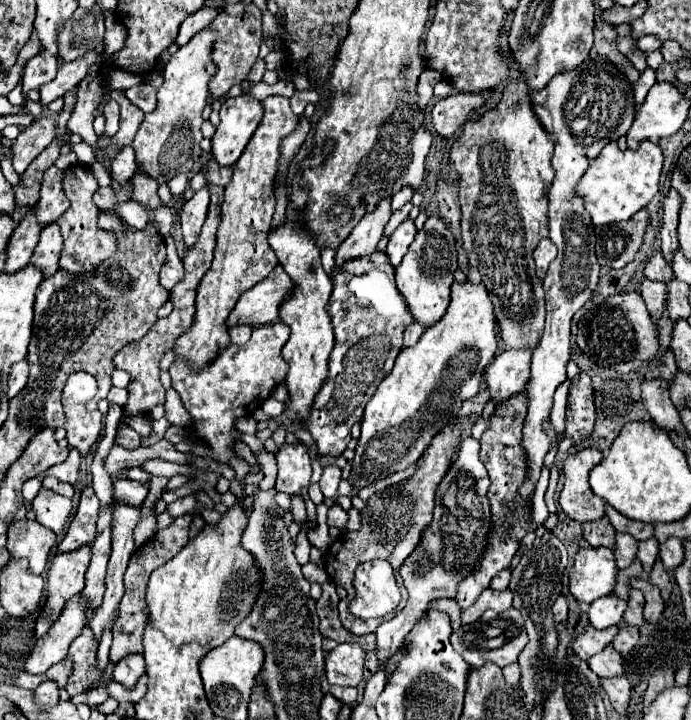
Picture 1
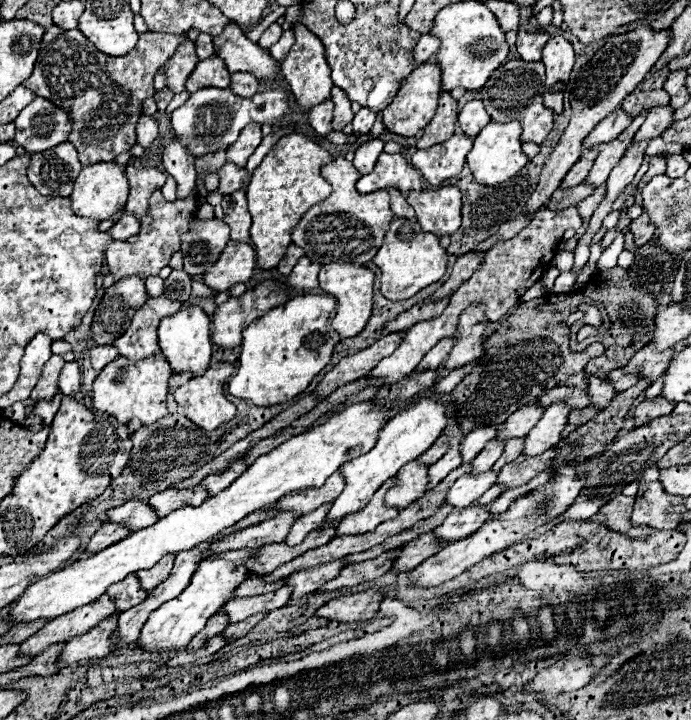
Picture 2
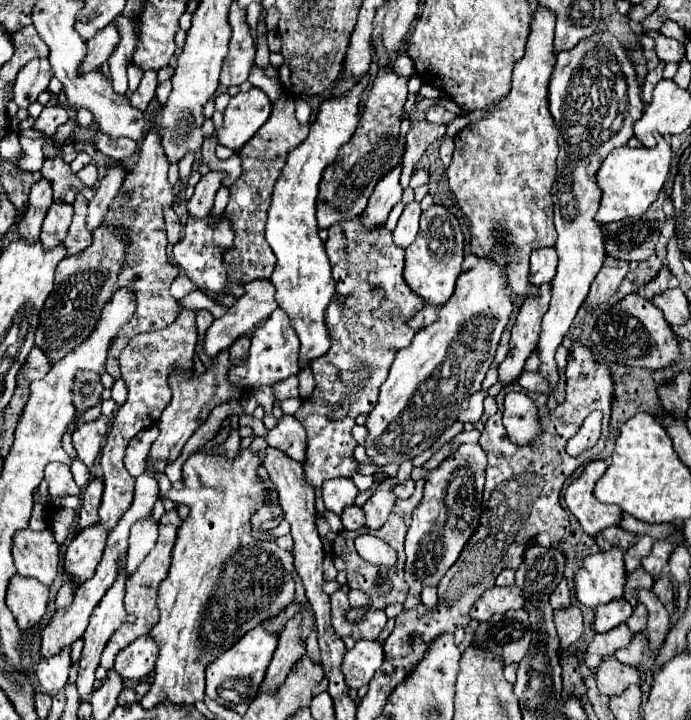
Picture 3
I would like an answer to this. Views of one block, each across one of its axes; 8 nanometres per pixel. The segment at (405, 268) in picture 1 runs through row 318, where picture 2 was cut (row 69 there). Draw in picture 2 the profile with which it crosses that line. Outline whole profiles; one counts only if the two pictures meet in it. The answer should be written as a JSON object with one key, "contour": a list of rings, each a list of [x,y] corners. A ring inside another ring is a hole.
{"contour":[[[426,62],[422,66],[416,66],[412,74],[406,78],[402,88],[398,90],[392,104],[382,110],[382,122],[388,132],[400,134],[400,136],[416,136],[418,130],[426,128],[430,120],[434,118],[434,112],[438,108],[438,96],[440,96],[440,68],[434,62]]]}

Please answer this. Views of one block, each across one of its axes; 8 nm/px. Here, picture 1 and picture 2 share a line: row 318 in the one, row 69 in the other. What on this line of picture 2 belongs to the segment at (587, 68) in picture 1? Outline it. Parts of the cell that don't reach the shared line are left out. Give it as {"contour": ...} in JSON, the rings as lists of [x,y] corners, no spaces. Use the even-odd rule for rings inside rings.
{"contour":[[[552,36],[542,50],[542,62],[546,66],[546,94],[544,106],[562,114],[564,86],[574,66],[574,48],[564,36]]]}

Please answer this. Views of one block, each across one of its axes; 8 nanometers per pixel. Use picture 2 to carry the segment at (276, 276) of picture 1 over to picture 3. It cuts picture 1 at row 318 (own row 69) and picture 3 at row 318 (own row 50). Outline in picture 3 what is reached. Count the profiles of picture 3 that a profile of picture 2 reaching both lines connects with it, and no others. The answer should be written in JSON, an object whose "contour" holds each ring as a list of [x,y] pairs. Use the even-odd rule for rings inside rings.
{"contour":[[[270,280],[248,282],[246,292],[236,300],[236,304],[208,328],[204,342],[206,354],[216,356],[220,350],[230,348],[238,336],[270,318],[276,308],[274,292],[276,290]]]}

